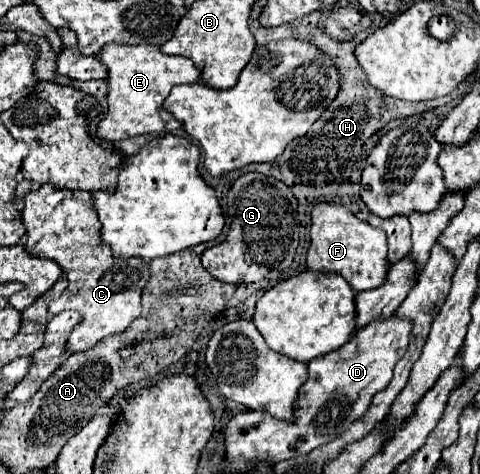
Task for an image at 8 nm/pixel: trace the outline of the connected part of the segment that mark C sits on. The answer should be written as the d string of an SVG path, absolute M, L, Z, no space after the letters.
M43 185L23 199L21 221L27 229L25 251L55 261L69 279L67 291L49 303L49 313L77 311L81 321L73 329L67 351L87 351L107 335L121 333L141 313L141 291L149 279L149 267L141 259L115 259L109 247L99 243L99 219L87 191L69 191Z

